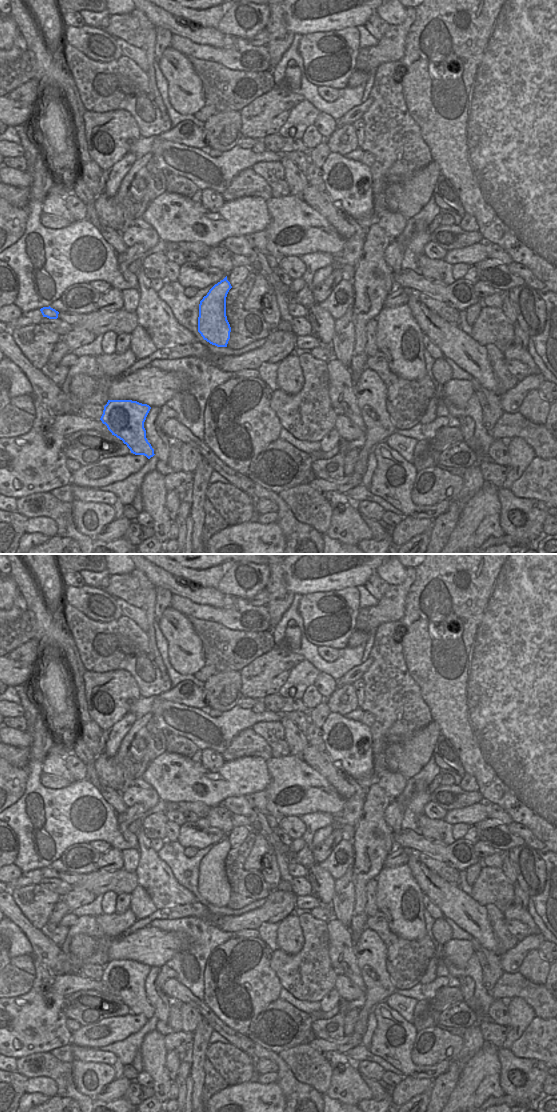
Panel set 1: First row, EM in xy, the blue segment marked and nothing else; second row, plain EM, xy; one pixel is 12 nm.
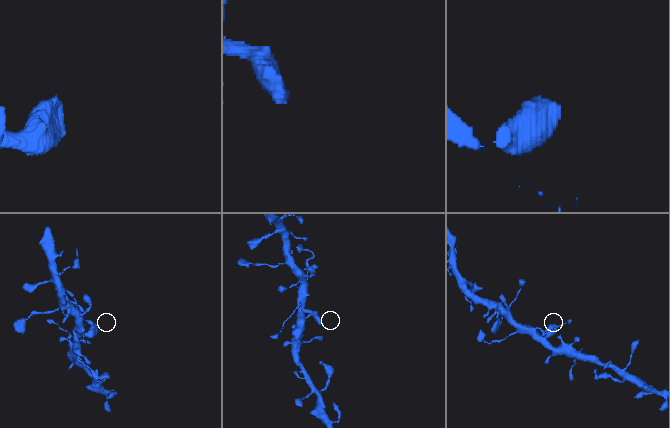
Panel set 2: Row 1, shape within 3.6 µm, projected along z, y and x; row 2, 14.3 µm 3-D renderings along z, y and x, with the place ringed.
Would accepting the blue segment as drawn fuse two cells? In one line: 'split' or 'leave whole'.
leave whole

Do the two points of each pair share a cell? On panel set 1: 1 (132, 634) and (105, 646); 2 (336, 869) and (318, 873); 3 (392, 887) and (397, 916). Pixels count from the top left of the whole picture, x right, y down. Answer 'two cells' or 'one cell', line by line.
1: one cell
2: two cells
3: one cell

